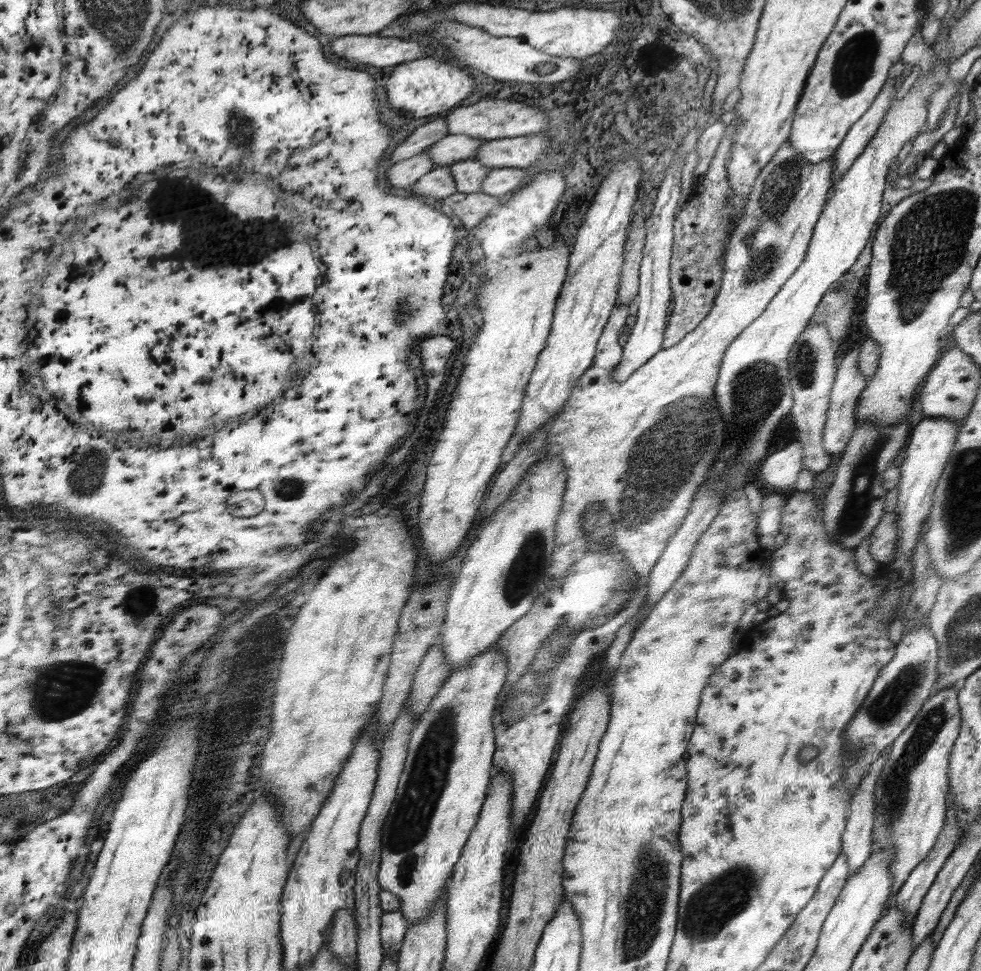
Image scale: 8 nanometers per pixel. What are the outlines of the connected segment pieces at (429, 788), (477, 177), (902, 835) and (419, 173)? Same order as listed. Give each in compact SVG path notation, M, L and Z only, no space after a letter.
M498 644L487 648L487 651L481 652L480 655L475 656L467 665L458 667L453 675L450 675L446 684L442 684L441 691L434 695L433 703L430 704L428 712L422 713L419 721L415 724L414 730L410 737L408 744L408 754L405 762L405 769L400 777L397 786L397 795L395 801L392 803L386 821L384 822L381 848L381 861L377 872L377 881L382 890L388 890L400 898L402 907L398 912L404 915L409 926L412 923L421 921L430 911L433 911L431 906L437 901L437 898L444 893L446 886L453 875L453 868L461 858L462 851L465 844L469 840L470 833L477 825L480 819L481 808L485 804L486 796L488 795L489 787L492 786L492 778L497 774L494 764L494 755L497 751L496 732L494 726L493 716L497 709L497 699L504 690L506 676L509 675L509 656L498 648Z
M473 158L451 164L449 169L456 183L456 191L463 194L480 193L482 181L489 174L489 169Z
M963 682L934 694L920 714L891 745L889 760L875 788L874 840L876 847L895 848L889 869L895 878L886 911L894 906L897 890L929 855L945 827L949 796L949 758L961 727L958 690Z
M422 152L412 158L394 163L386 172L385 182L391 188L409 190L411 184L414 184L433 168L436 168L436 166L431 158L425 152Z

